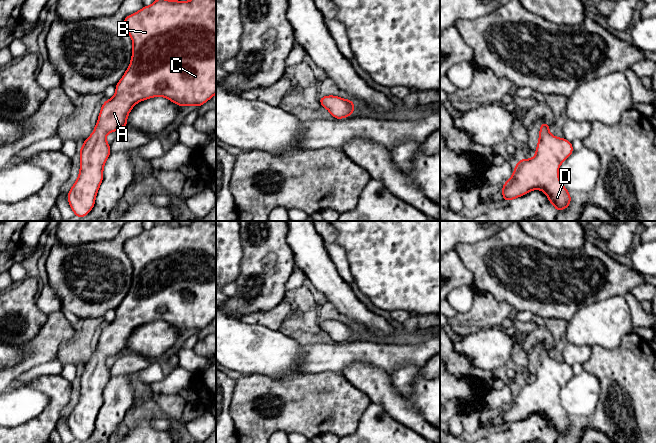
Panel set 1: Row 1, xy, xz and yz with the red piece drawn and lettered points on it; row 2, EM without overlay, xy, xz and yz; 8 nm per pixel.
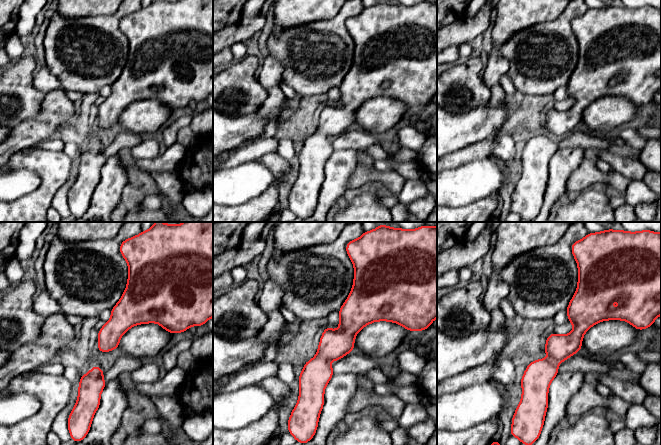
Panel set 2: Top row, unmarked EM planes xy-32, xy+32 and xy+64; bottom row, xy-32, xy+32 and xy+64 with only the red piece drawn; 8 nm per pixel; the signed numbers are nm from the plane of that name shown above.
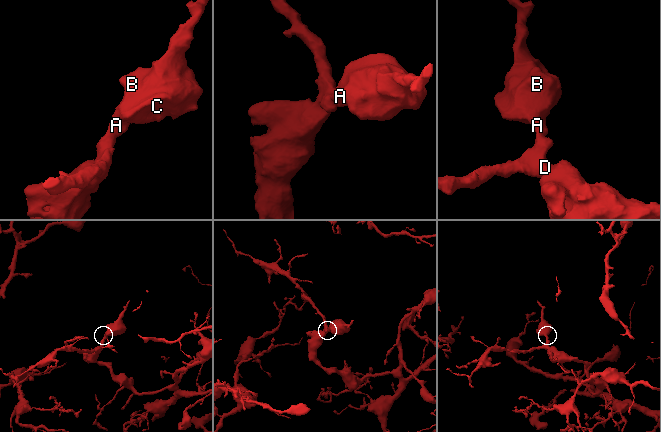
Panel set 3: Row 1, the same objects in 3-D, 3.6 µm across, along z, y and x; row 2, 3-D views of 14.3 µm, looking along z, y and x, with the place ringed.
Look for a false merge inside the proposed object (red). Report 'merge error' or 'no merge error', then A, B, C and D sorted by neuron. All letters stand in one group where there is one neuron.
no merge error | A B C D

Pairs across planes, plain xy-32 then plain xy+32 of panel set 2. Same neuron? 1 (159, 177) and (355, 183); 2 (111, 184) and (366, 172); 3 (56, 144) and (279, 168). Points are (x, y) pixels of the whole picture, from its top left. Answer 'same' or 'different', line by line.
1: same
2: different
3: different

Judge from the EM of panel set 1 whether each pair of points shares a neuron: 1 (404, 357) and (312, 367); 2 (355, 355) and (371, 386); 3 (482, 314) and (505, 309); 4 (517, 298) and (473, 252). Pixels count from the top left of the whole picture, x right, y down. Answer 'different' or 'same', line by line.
1: same
2: different
3: same
4: same

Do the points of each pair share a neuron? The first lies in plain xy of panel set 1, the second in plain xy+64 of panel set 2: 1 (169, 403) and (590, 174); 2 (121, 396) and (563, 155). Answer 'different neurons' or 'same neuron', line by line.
1: same neuron
2: same neuron

